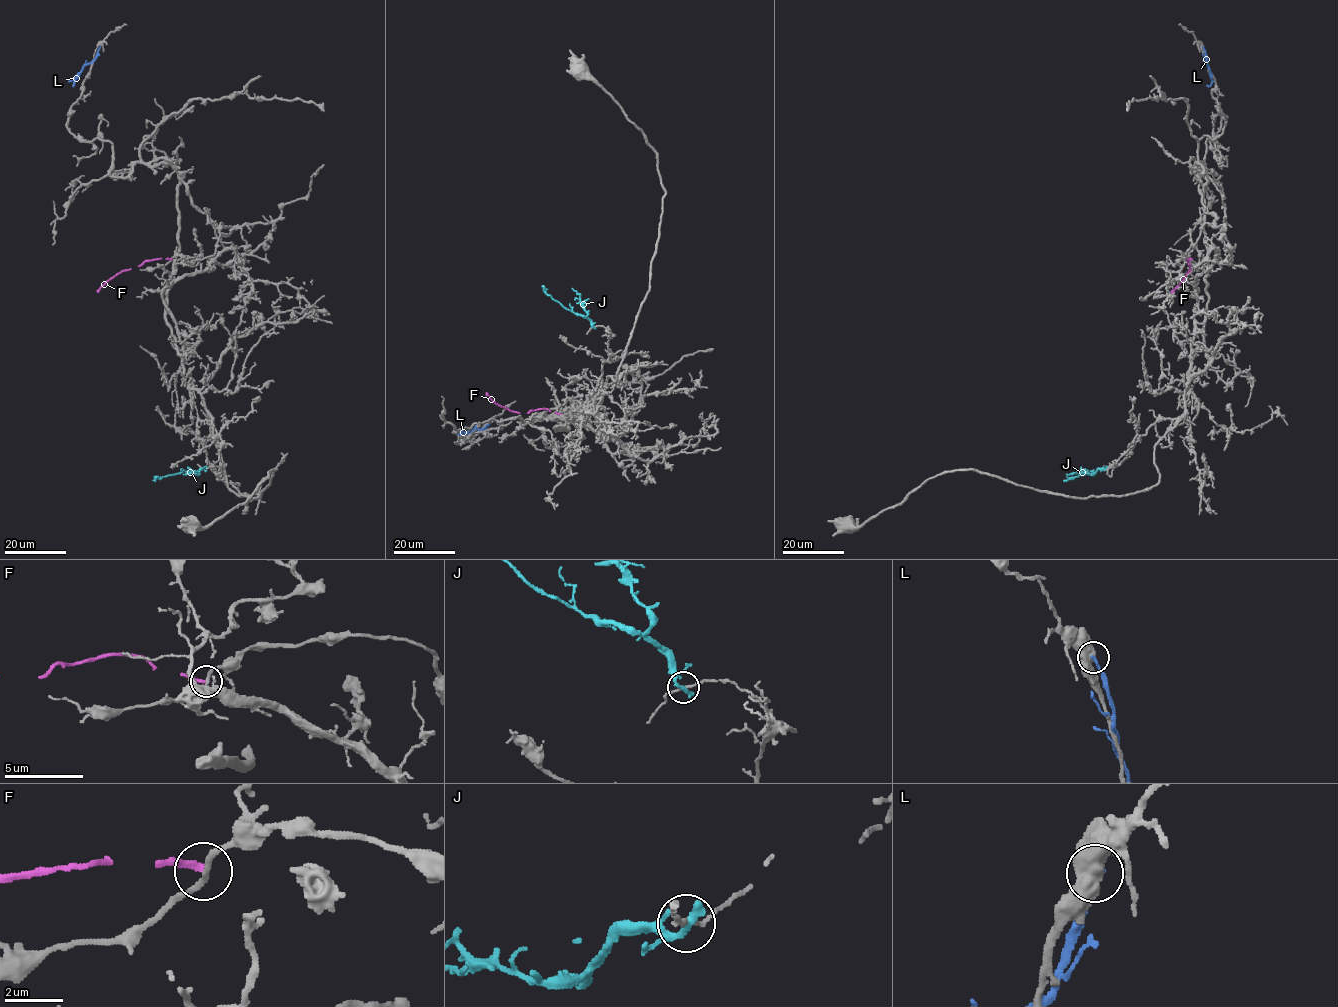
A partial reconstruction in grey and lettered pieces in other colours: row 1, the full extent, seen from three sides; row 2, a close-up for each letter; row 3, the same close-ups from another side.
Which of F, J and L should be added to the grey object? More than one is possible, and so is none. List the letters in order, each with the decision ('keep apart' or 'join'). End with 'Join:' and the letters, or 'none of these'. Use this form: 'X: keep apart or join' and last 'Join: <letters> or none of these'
F: keep apart
J: keep apart
L: keep apart
Join: none of these

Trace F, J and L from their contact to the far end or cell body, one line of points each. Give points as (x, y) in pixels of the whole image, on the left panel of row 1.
F: (171, 259), (144, 261), (121, 271), (97, 292)
J: (205, 468), (194, 474), (182, 471), (152, 480)
L: (99, 47), (96, 57), (84, 66), (73, 85)

